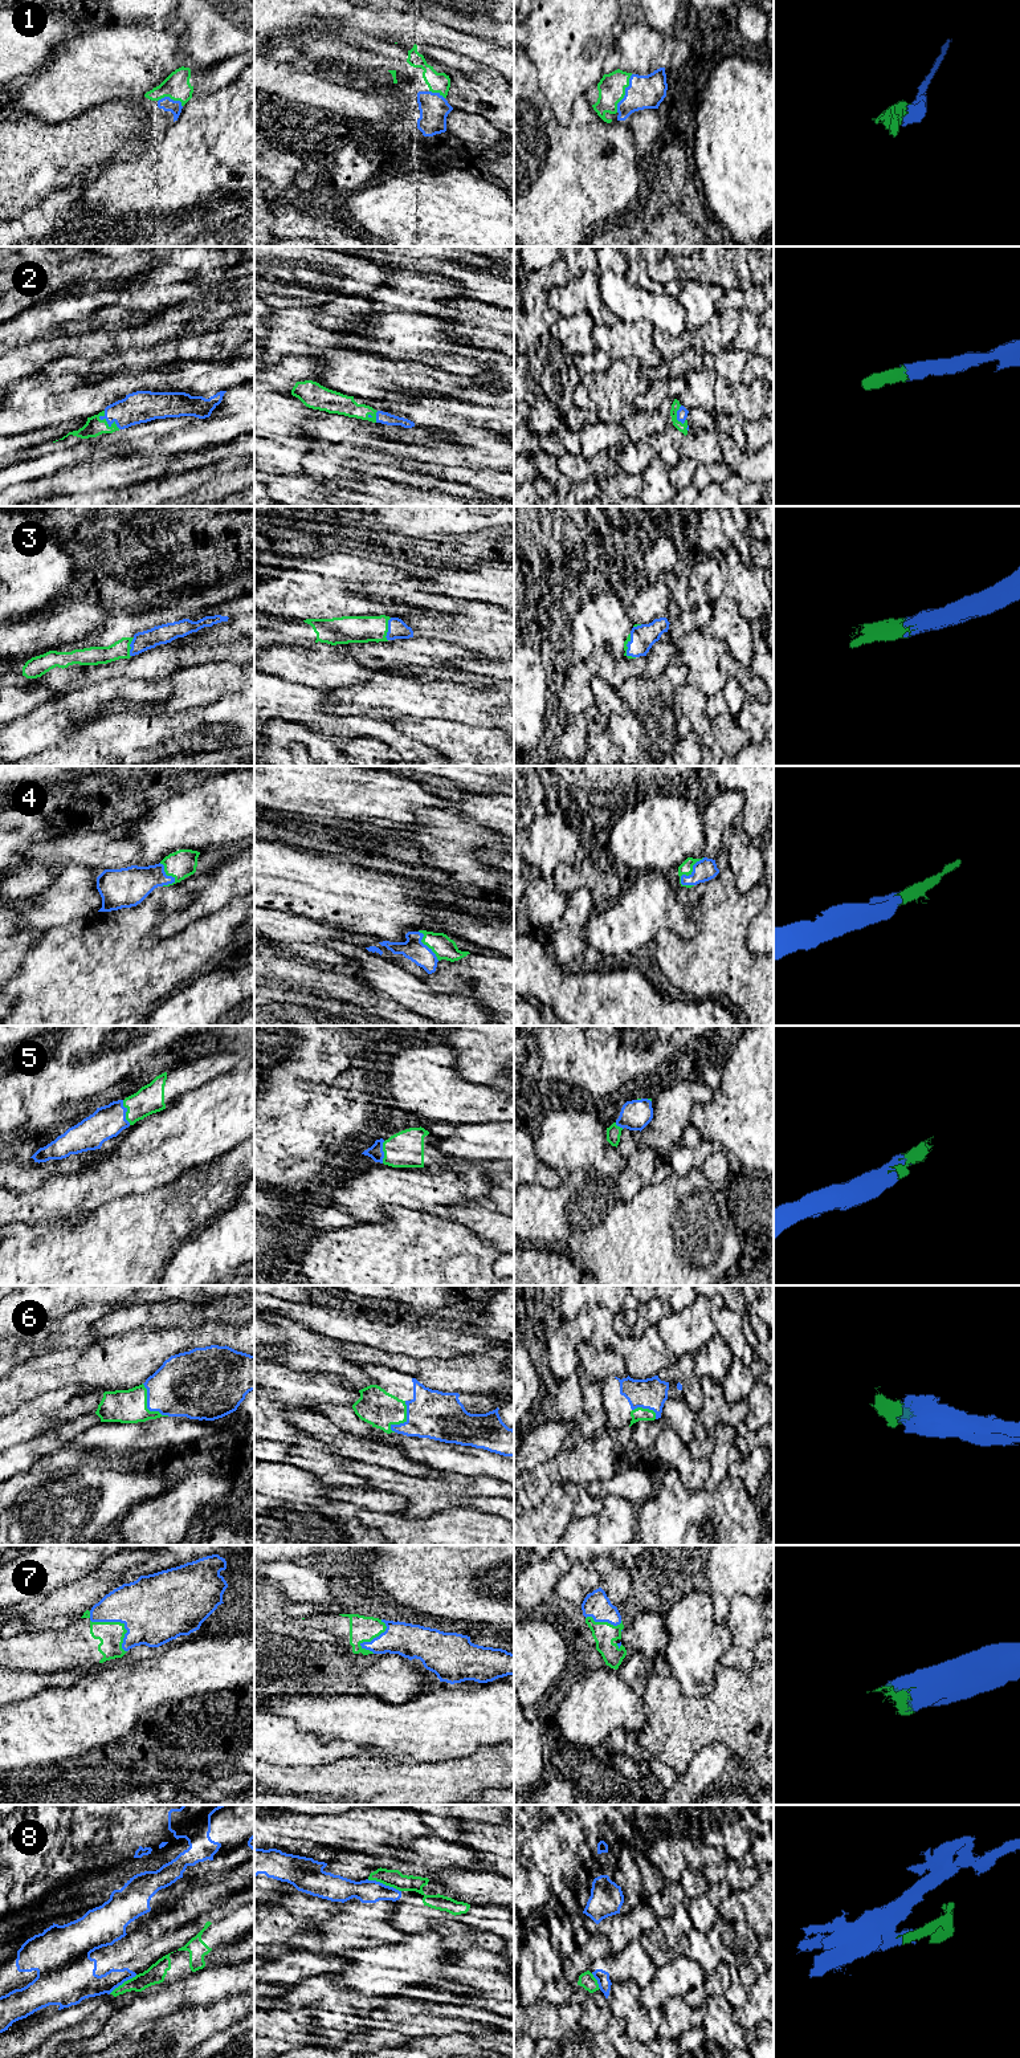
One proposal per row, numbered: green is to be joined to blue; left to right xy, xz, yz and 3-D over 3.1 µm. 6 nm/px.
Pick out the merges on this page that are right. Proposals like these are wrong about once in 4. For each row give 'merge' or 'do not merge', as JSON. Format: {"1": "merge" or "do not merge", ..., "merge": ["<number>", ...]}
{"1": "merge", "2": "merge", "3": "merge", "4": "merge", "5": "merge", "6": "merge", "7": "merge", "8": "do not merge", "merge": ["1", "2", "3", "4", "5", "6", "7"]}

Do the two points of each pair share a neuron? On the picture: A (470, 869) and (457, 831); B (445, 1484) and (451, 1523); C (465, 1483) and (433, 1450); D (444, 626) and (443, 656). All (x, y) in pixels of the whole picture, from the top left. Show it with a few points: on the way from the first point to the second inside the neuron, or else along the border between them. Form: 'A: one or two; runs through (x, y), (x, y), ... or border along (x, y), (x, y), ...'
A: one; runs through (461, 860), (457, 856), (457, 840)
B: two; border along (461, 1506), (444, 1508), (419, 1517)
C: two; border along (445, 1471), (456, 1471), (469, 1476), (485, 1476)
D: two; border along (413, 636), (436, 638), (461, 644), (473, 651)

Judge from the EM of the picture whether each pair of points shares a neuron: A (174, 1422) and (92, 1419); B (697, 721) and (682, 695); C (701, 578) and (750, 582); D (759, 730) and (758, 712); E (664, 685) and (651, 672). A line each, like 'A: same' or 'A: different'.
A: different
B: same
C: same
D: same
E: different

